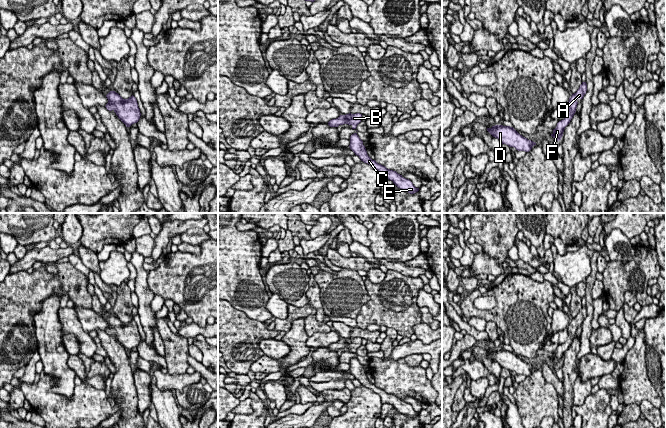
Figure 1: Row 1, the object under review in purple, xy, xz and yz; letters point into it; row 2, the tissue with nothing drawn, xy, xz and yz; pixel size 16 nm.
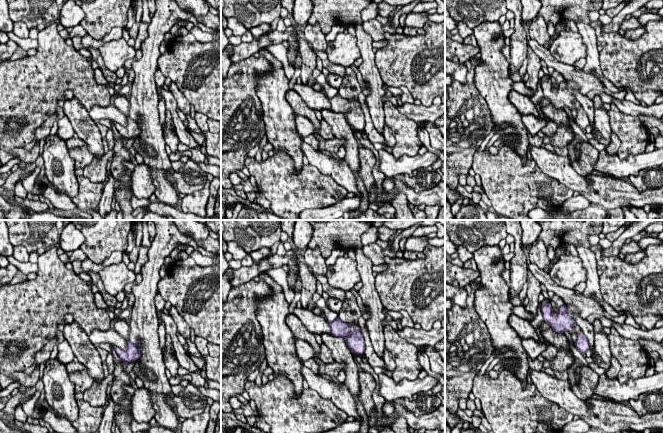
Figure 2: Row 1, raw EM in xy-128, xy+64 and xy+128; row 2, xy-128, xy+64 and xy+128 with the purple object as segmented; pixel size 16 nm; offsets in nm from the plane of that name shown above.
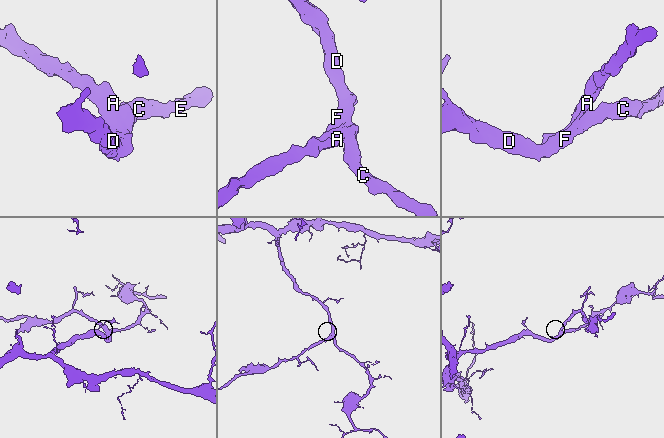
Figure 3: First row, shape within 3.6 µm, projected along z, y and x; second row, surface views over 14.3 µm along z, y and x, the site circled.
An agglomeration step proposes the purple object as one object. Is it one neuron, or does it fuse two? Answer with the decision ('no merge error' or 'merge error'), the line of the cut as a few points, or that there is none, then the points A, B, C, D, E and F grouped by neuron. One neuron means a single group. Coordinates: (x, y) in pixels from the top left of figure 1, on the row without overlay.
no merge error; no cut; A B C D E F

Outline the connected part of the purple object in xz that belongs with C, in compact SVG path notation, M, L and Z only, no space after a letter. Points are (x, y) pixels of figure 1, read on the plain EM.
M357 356L350 360L350 373L357 379L361 385L371 389L373 392L377 393L381 397L381 403L391 404L398 412L403 415L406 415L410 418L414 418L419 415L419 412L416 412L413 407L404 402L402 399L398 398L396 395L387 393L385 390L378 388L375 384L372 384L366 375L363 365L357 359Z

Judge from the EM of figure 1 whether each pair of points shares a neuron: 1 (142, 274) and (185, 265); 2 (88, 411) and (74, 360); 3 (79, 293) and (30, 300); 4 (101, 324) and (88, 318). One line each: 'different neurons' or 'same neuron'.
1: different neurons
2: different neurons
3: same neuron
4: same neuron

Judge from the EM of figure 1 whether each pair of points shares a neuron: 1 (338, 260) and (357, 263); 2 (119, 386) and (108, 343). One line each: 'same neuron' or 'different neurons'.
1: same neuron
2: same neuron

